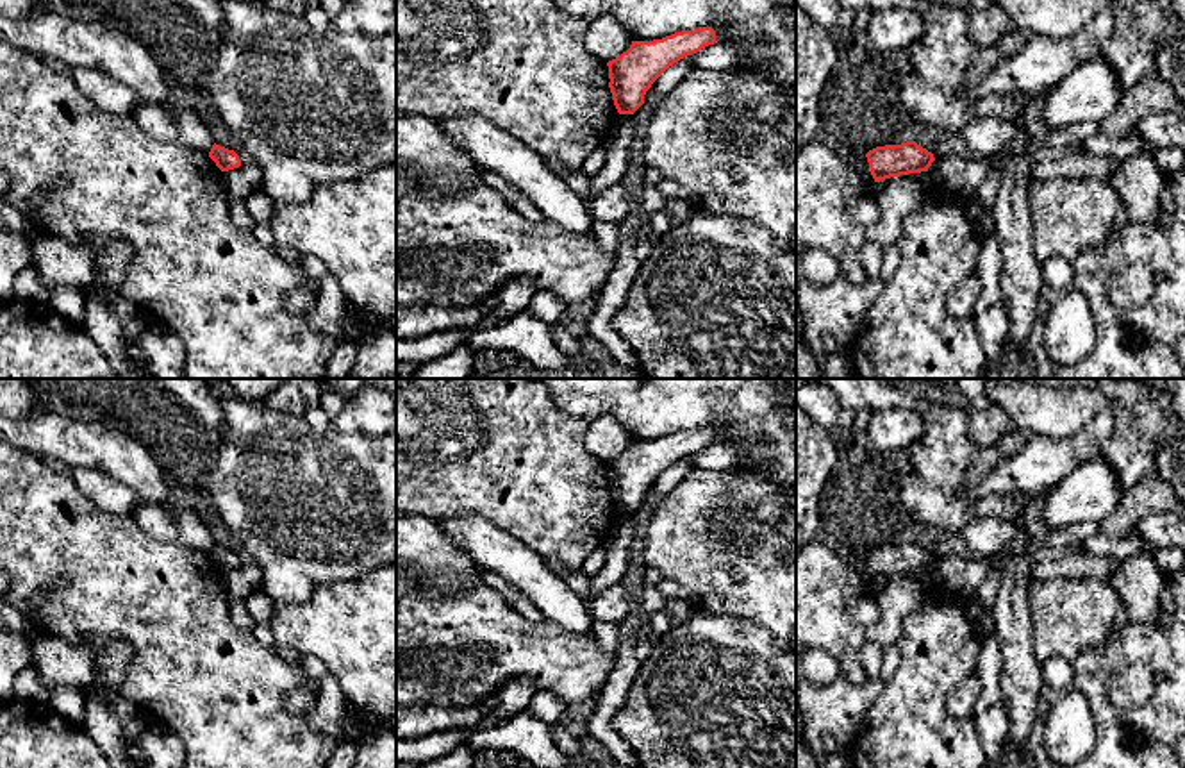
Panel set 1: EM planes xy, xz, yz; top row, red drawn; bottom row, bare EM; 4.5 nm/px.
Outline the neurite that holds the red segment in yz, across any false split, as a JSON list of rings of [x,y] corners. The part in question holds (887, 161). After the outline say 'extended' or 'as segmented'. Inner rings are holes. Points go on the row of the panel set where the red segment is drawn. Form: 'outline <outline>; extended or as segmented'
outline [[[916,141],[876,146],[869,150],[866,157],[874,182],[891,177],[928,171],[935,161],[933,154]]]; as segmented

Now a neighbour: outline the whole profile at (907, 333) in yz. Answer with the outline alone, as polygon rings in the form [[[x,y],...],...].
[[[933,184],[905,218],[896,246],[899,268],[866,313],[848,352],[857,379],[985,379],[976,320],[957,320],[946,307],[948,293],[976,273],[982,252],[982,236],[965,214],[965,198]]]

